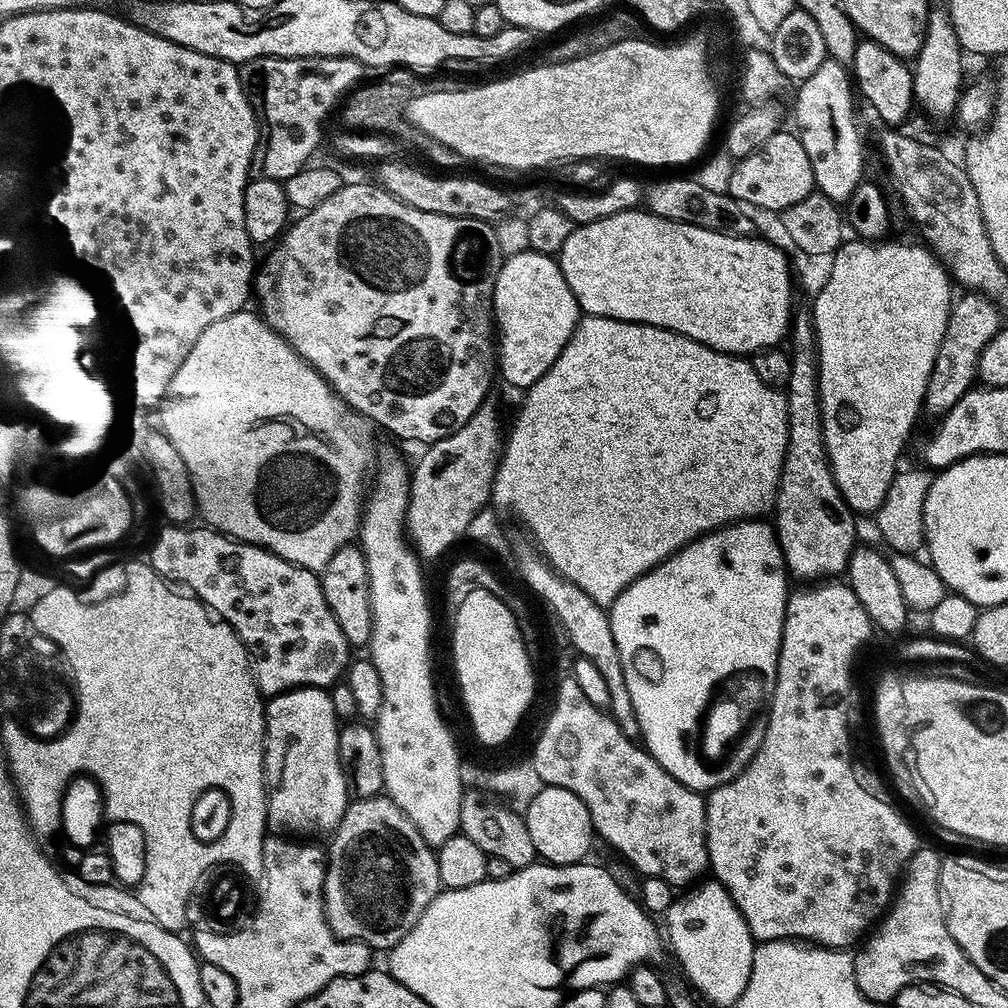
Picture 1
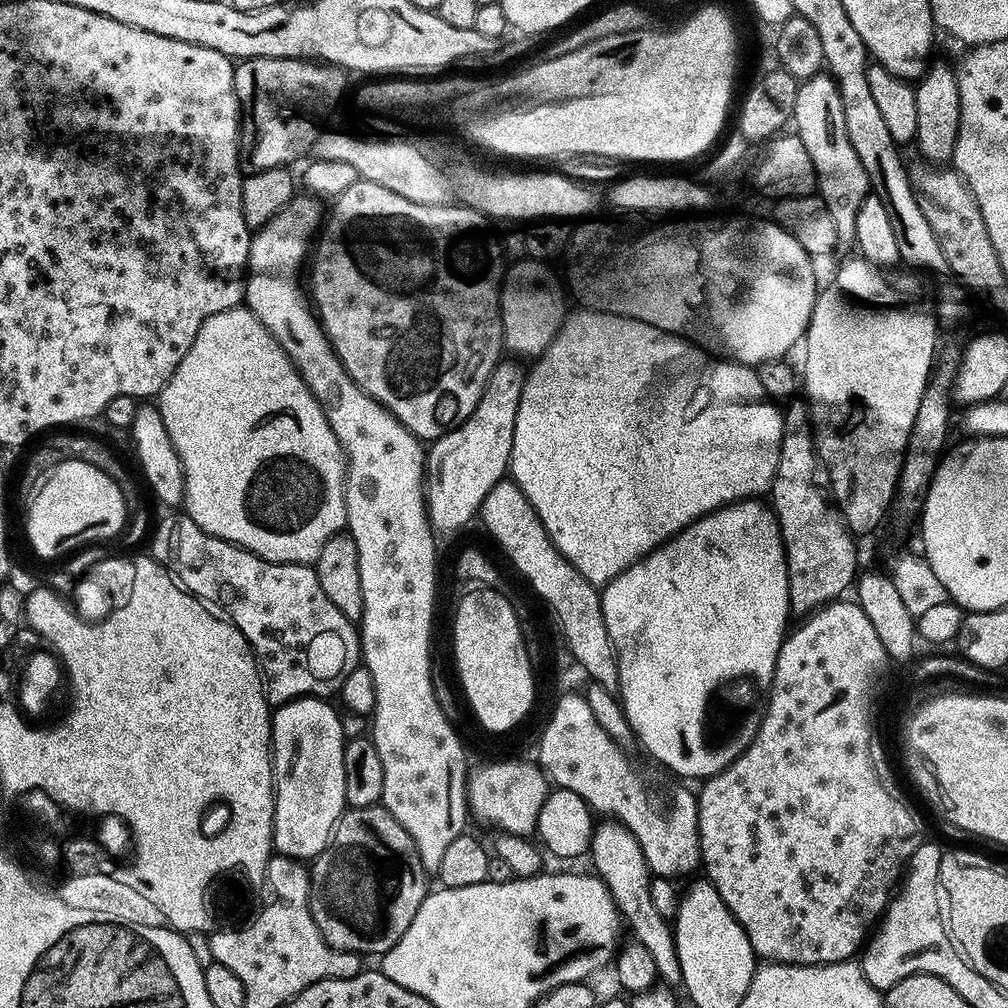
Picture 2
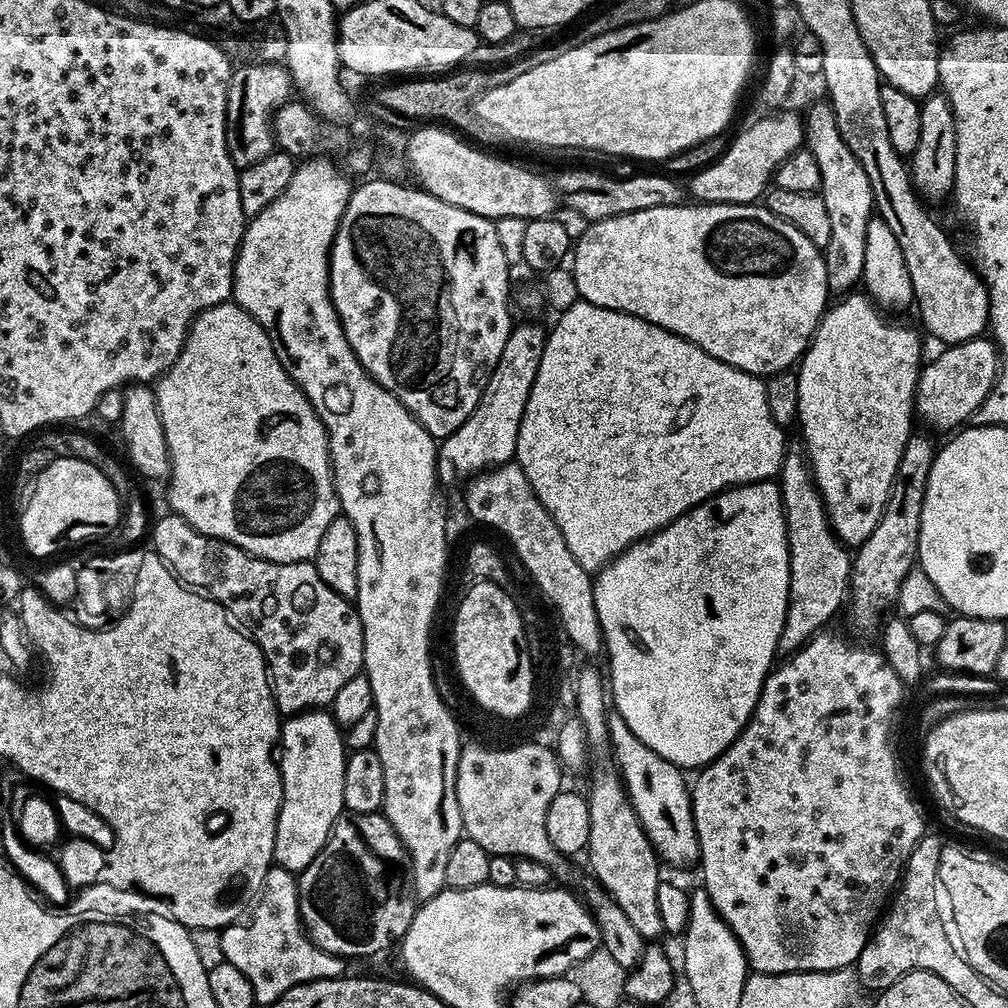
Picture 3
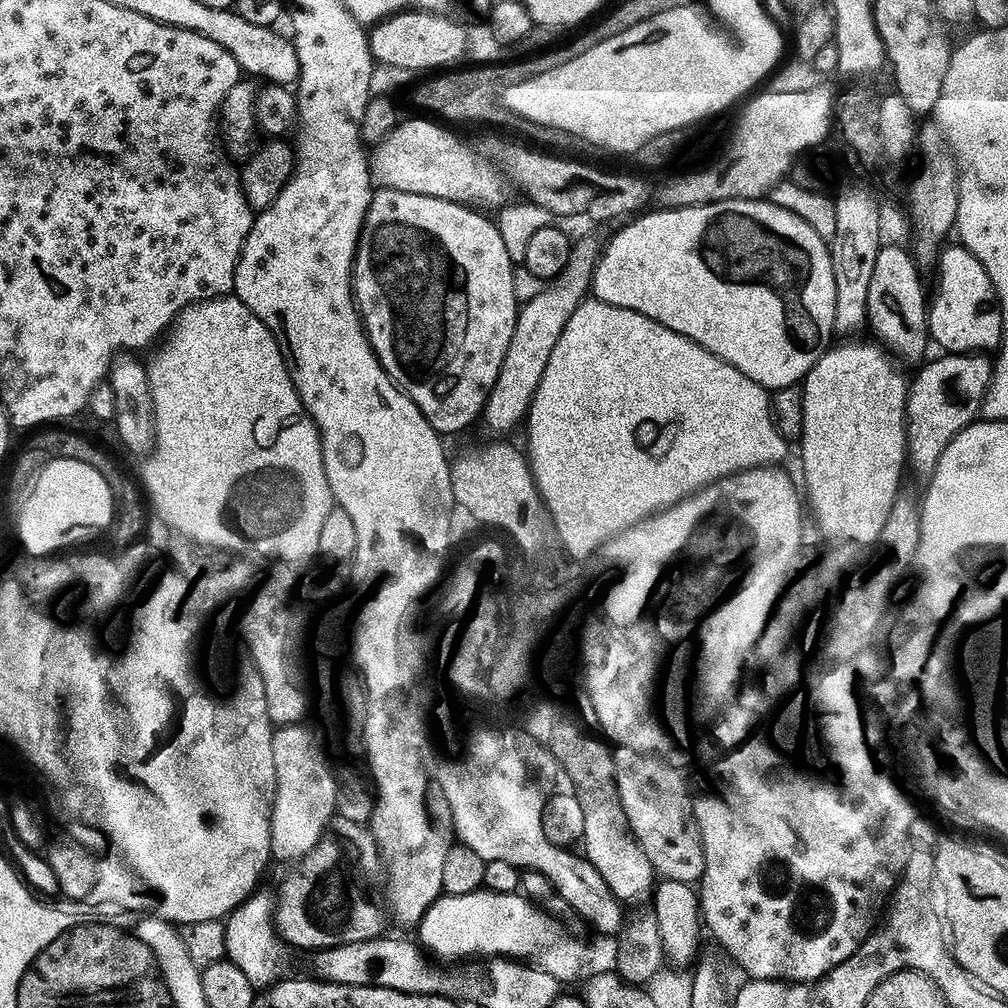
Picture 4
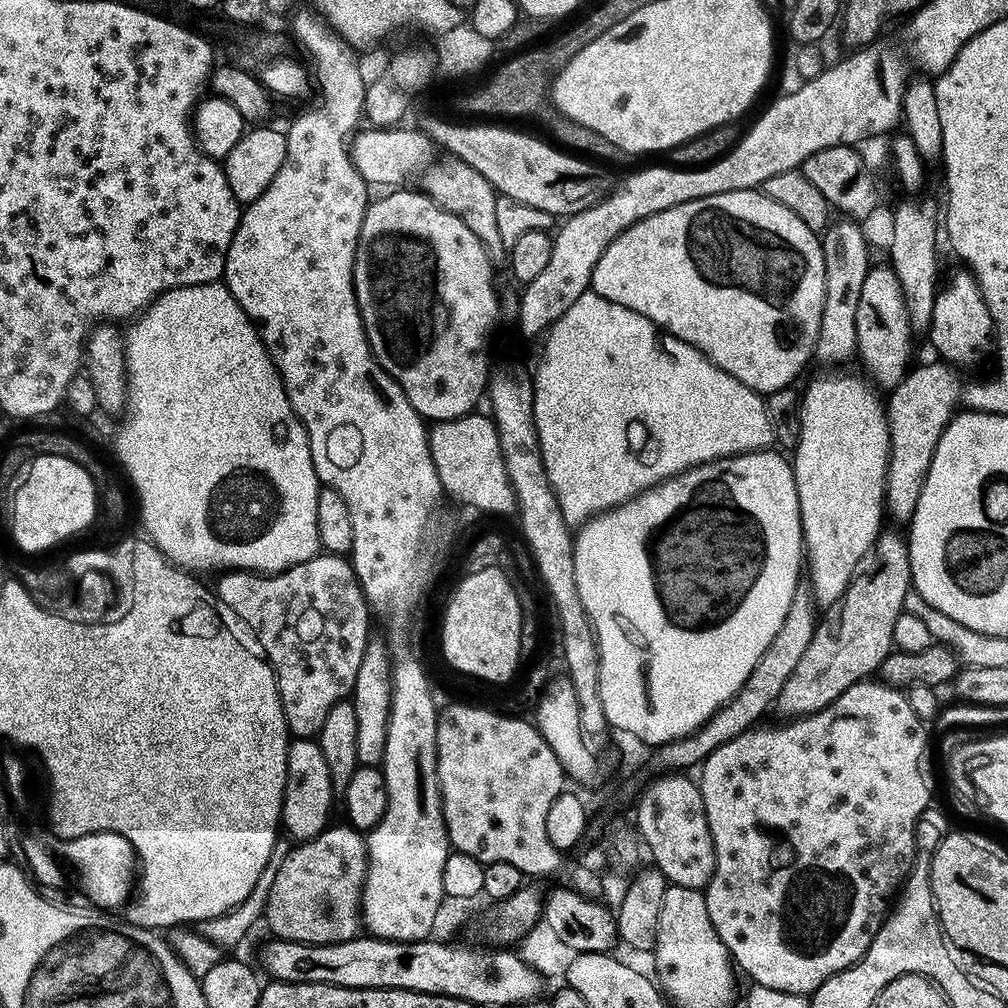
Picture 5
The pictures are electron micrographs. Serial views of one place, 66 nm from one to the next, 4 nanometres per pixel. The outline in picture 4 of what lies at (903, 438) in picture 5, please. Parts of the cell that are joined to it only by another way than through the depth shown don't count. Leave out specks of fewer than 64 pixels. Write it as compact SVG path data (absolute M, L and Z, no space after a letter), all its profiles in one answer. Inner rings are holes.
M949 352L925 361L908 384L904 403L906 468L916 476L931 477L944 447L977 419L982 393L992 381L993 361L984 354Z

